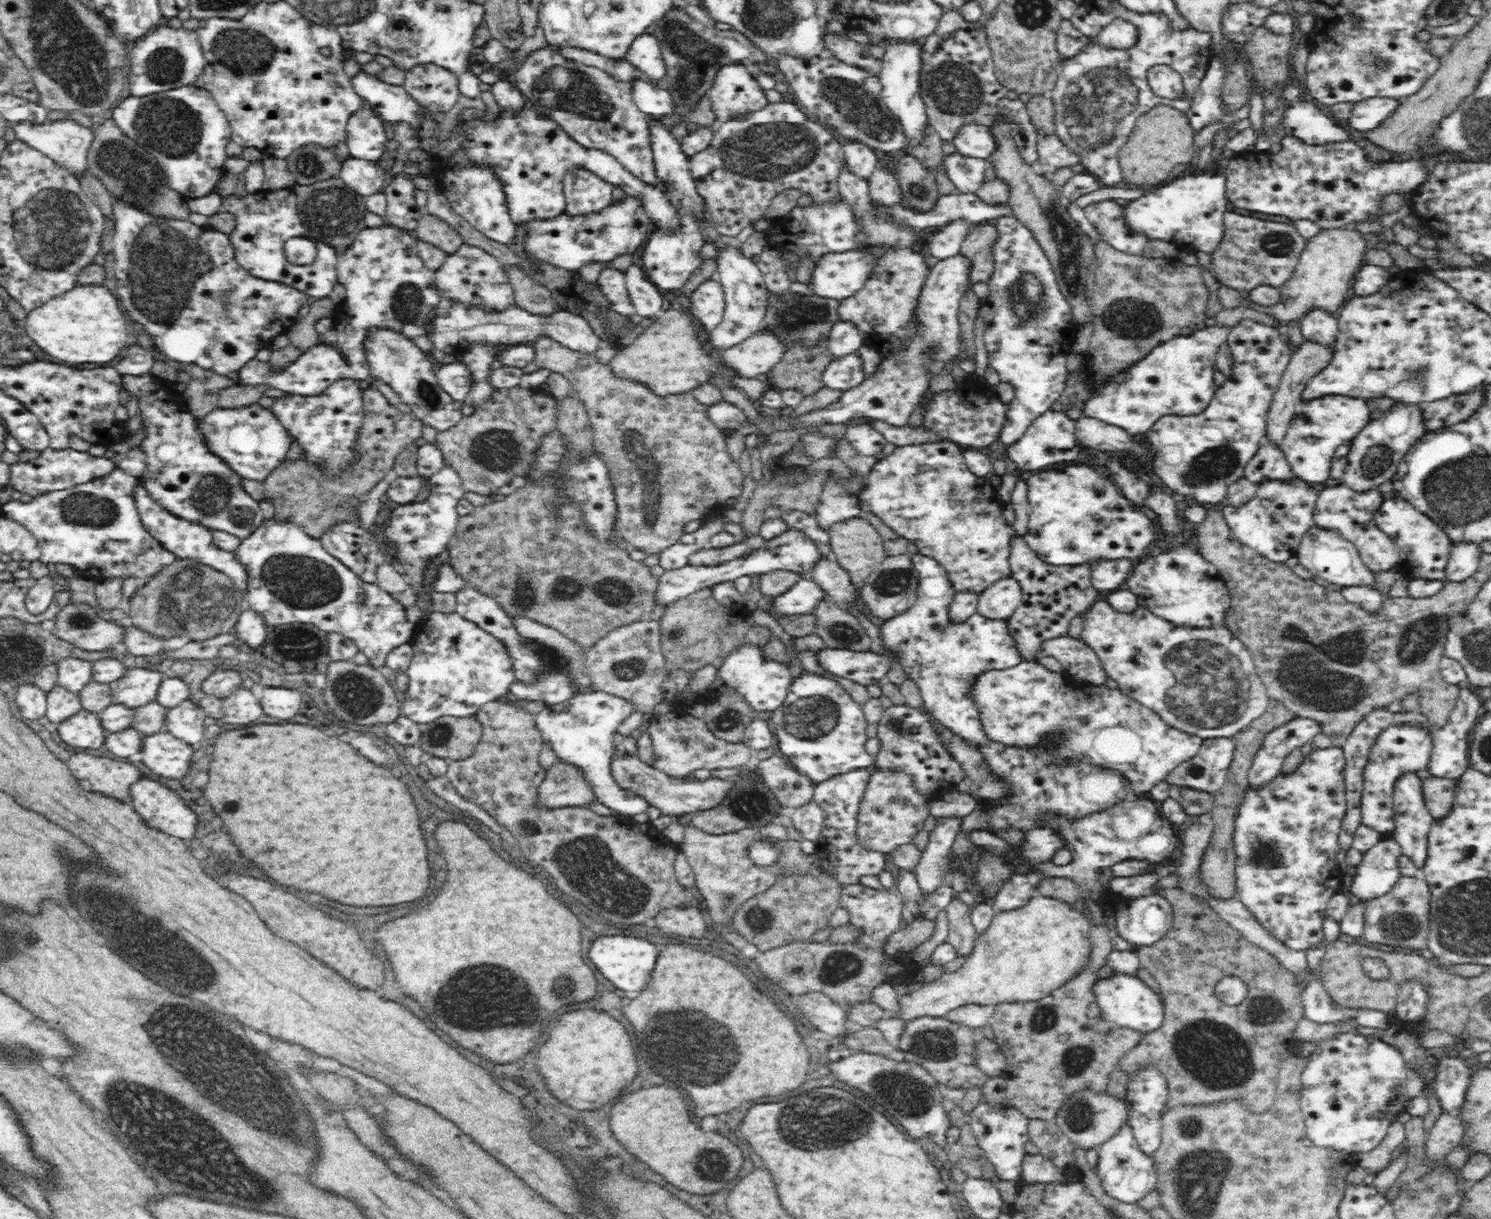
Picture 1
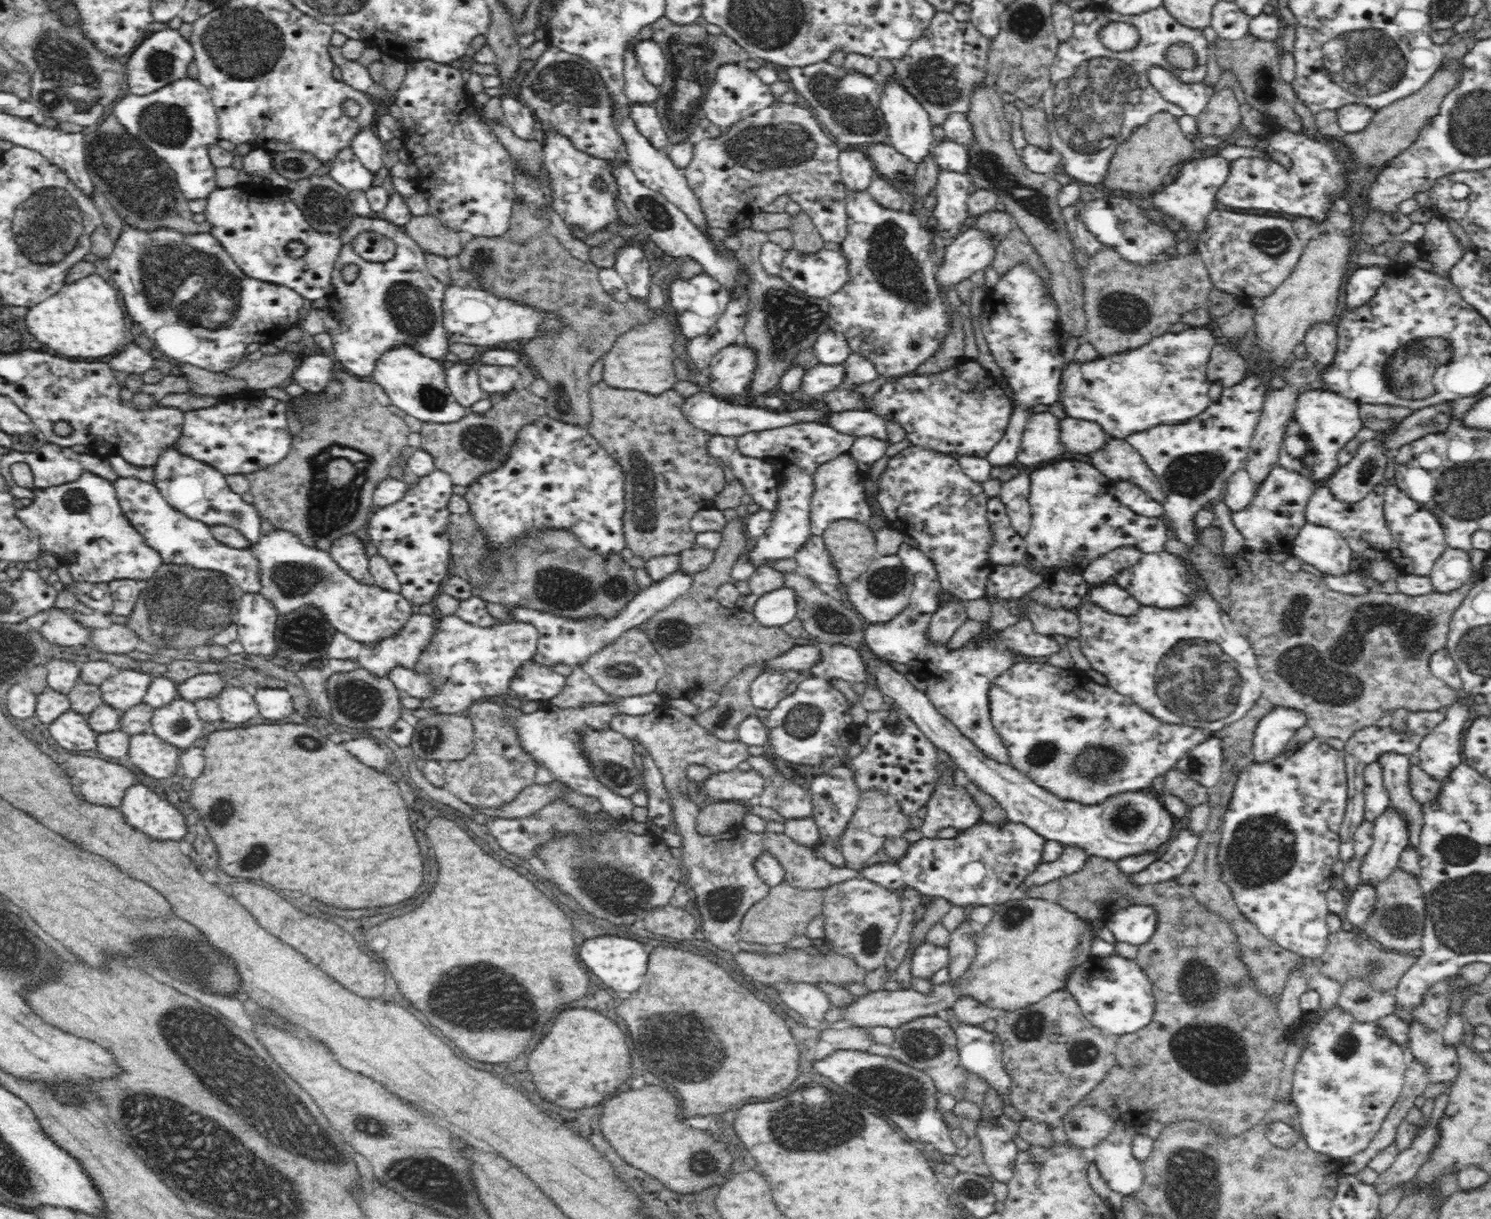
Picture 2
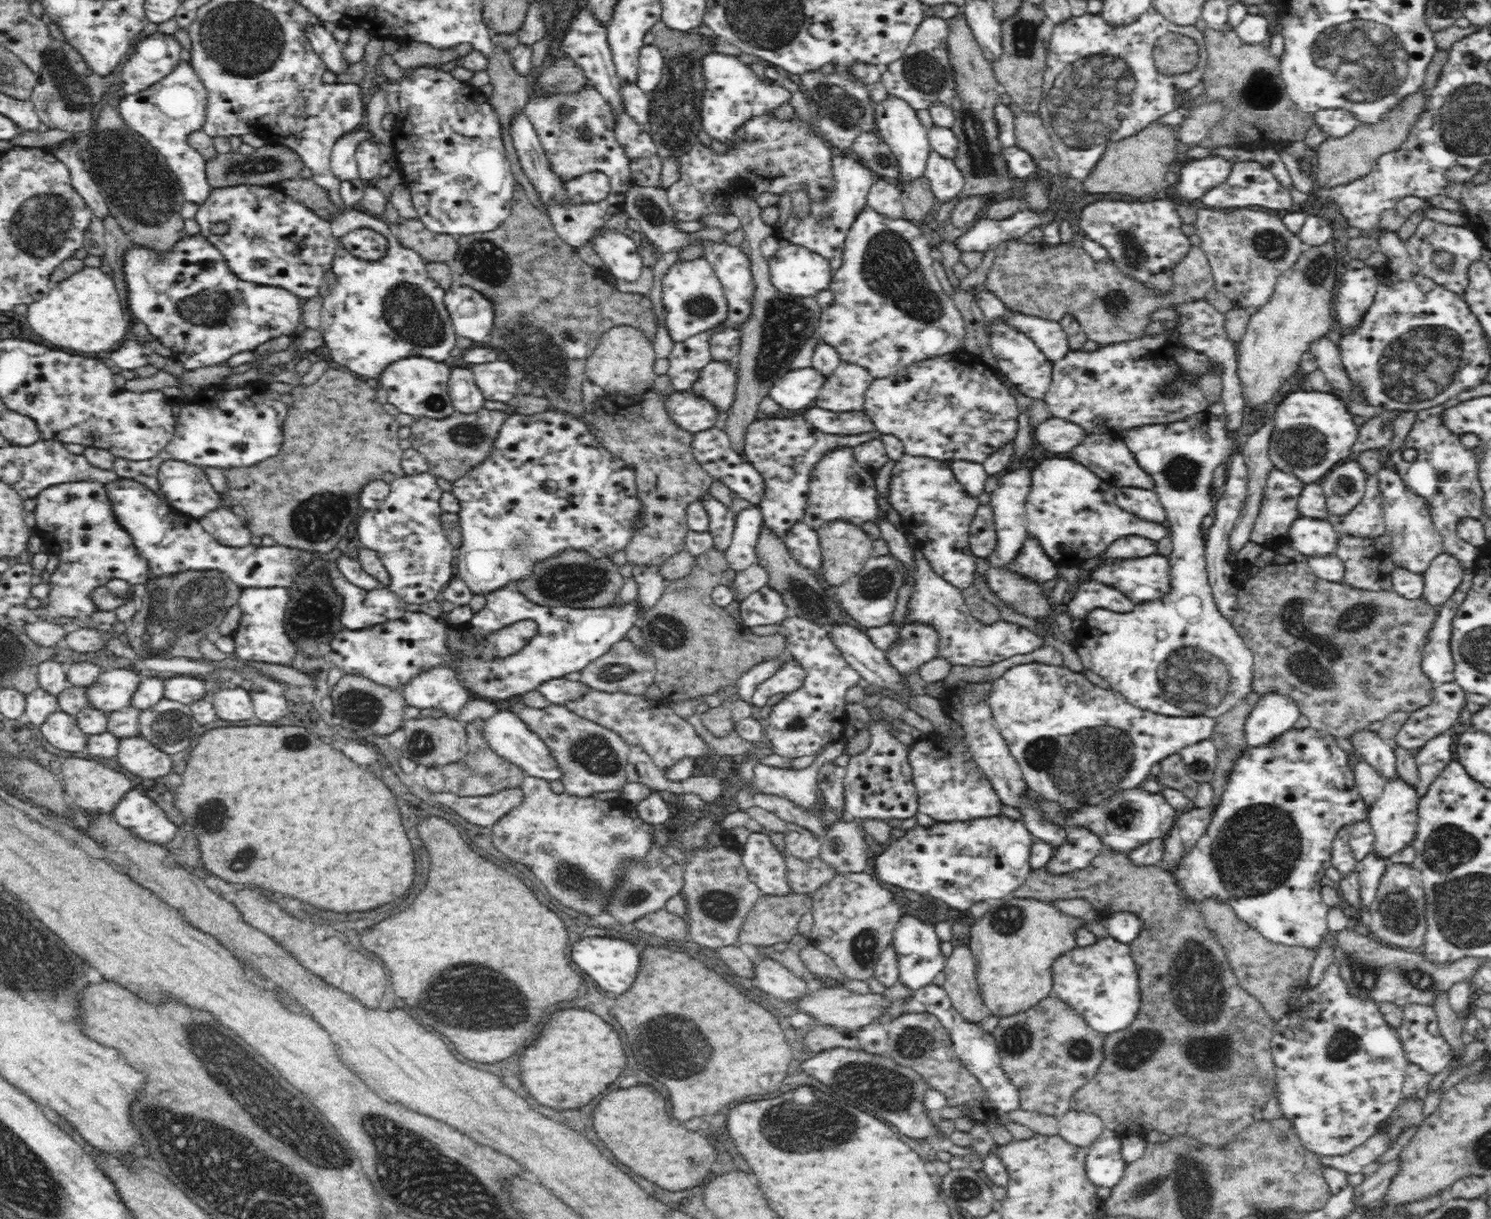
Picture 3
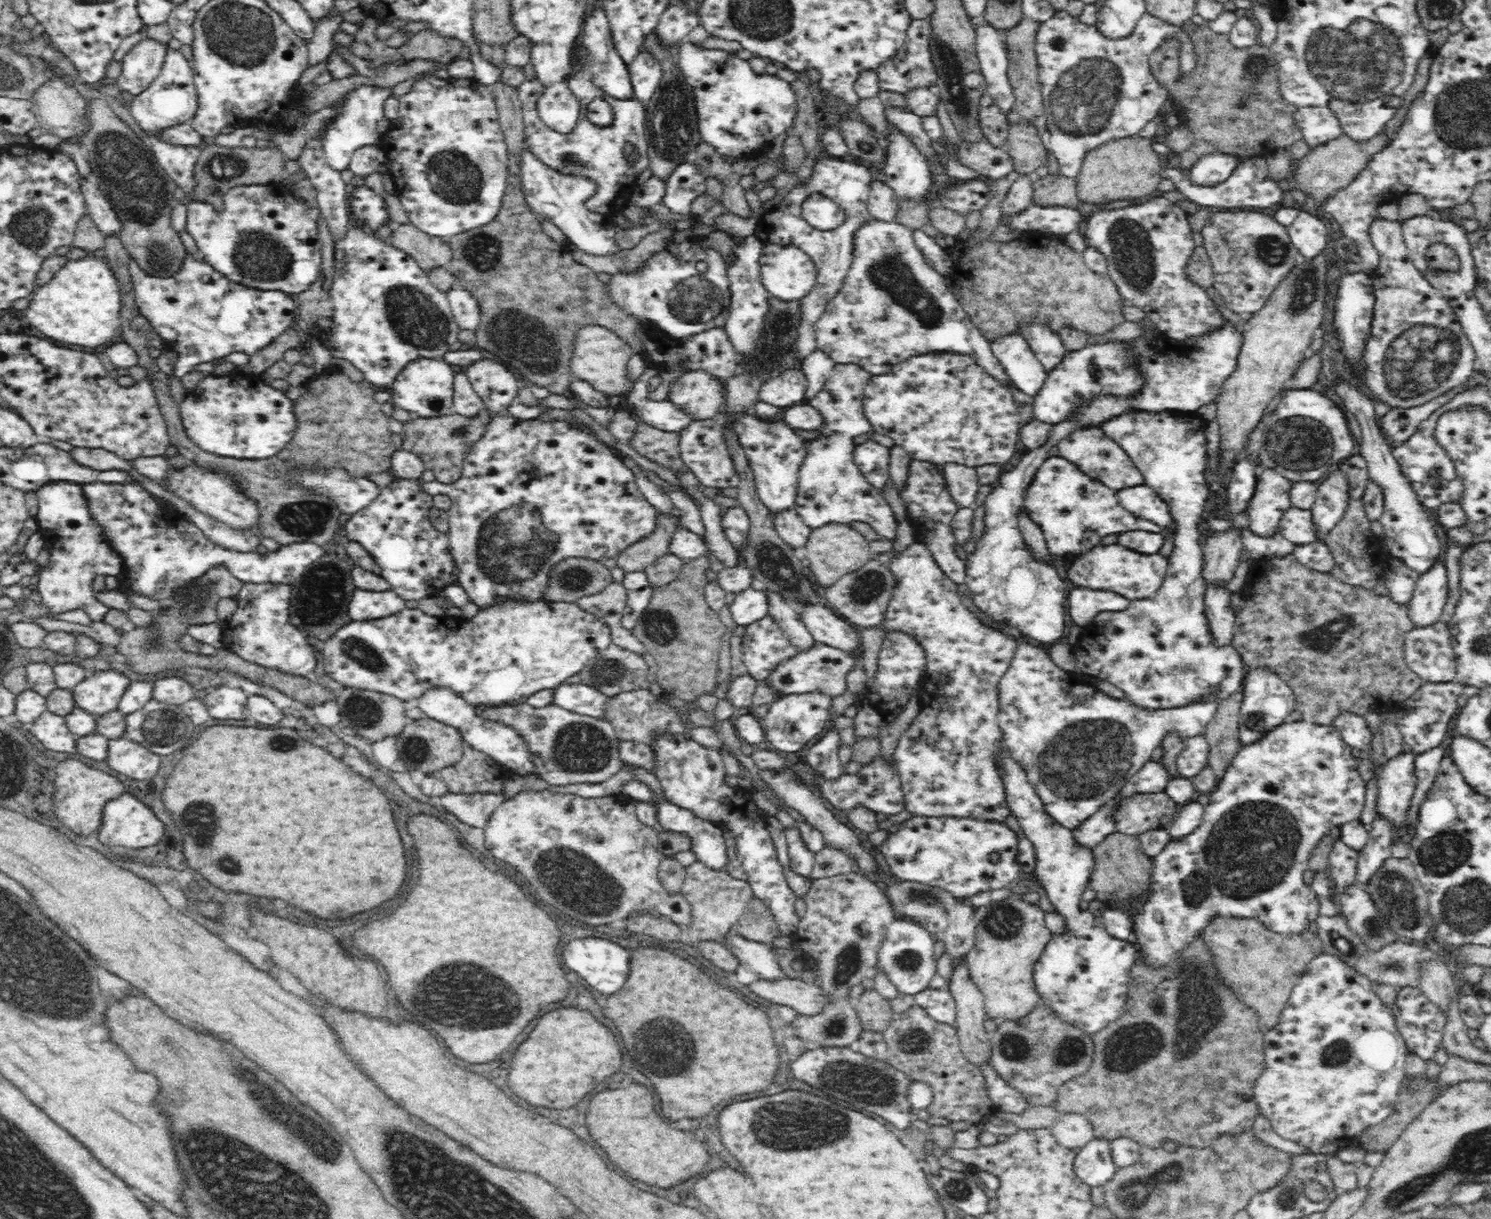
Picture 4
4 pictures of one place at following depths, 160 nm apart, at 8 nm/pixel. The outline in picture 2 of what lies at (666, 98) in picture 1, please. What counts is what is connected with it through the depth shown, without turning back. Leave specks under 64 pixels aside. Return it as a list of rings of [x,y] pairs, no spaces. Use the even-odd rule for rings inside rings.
[[[634,42],[631,48],[628,48],[626,58],[624,58],[624,93],[628,104],[645,104],[653,106],[660,98],[660,89],[656,85],[646,80],[644,71],[637,63],[633,52]]]

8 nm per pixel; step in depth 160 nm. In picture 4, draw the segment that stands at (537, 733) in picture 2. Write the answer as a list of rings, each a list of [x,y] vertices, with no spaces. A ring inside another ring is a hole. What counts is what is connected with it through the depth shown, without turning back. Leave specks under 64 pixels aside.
[[[430,687],[424,691],[414,702],[428,718],[439,720],[440,722],[452,725],[459,729],[465,744],[486,753],[494,761],[503,765],[505,769],[518,775],[537,775],[537,765],[535,764],[530,751],[528,741],[512,728],[512,726],[500,721],[485,719],[481,715],[476,715],[474,706],[462,695],[448,687]]]

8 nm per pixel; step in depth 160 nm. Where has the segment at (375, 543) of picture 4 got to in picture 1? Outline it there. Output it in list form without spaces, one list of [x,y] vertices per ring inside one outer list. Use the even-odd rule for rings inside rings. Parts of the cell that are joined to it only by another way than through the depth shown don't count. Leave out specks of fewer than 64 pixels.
[[[444,465],[436,474],[429,479],[429,496],[422,502],[412,502],[399,505],[392,509],[389,518],[385,520],[384,534],[396,549],[396,558],[402,564],[406,573],[406,580],[418,593],[424,590],[422,572],[428,564],[428,559],[438,556],[447,549],[447,543],[456,534],[459,519],[462,518],[457,511],[459,502],[464,499],[466,489],[462,484],[462,477],[458,471],[450,465]]]

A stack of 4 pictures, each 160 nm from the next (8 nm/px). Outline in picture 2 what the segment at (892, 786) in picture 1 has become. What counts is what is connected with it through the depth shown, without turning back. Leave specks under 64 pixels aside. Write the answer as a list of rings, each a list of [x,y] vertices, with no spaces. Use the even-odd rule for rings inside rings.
[[[870,788],[861,791],[860,802],[844,831],[840,843],[842,843],[842,856],[848,861],[852,869],[862,869],[864,863],[874,854],[878,854],[884,843],[889,839],[902,837],[912,828],[910,815],[904,812],[896,796],[889,794],[880,788]]]

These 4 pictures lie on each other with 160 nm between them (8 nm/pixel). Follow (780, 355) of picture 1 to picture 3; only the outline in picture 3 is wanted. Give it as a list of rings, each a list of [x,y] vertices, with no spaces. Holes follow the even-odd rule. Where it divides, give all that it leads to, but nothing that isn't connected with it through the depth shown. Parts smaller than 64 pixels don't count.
[[[713,360],[700,371],[700,378],[692,391],[712,401],[721,415],[726,414],[736,400],[738,371],[735,360]]]

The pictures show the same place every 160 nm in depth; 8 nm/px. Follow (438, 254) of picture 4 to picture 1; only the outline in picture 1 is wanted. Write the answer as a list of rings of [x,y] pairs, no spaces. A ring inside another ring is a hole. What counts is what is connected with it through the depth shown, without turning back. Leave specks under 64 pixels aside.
[[[424,214],[415,231],[417,237],[434,244],[448,254],[456,252],[456,249],[459,249],[463,244],[460,233],[451,224],[433,214]]]

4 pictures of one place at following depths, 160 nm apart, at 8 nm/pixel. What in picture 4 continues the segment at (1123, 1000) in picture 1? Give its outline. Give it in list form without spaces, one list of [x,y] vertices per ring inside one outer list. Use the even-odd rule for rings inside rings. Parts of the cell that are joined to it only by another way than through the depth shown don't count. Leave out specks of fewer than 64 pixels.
[[[1005,745],[996,748],[993,764],[1000,773],[1008,809],[1016,816],[1021,834],[1036,847],[1034,875],[1039,877],[1055,912],[1064,915],[1068,923],[1068,934],[1054,934],[1054,940],[1044,948],[1044,954],[1036,963],[1035,985],[1041,1003],[1068,1023],[1076,1023],[1089,1035],[1094,1035],[1124,1014],[1137,951],[1132,941],[1112,938],[1081,900],[1093,867],[1092,849],[1076,844],[1072,831],[1051,818],[1044,801]]]

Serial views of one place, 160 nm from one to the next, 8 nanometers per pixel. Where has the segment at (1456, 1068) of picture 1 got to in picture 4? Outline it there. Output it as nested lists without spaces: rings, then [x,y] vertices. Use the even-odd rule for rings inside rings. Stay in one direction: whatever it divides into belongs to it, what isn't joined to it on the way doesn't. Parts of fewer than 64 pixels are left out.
[[[1418,986],[1397,991],[1396,1004],[1391,1008],[1396,1026],[1405,1040],[1408,1052],[1422,1060],[1434,1060],[1436,1052],[1442,1048],[1447,1019],[1438,1007],[1419,989]]]

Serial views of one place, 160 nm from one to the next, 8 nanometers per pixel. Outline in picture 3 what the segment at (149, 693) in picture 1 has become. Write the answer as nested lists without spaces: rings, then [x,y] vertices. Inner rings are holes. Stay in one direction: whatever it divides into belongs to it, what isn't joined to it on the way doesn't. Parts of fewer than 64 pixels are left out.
[[[116,668],[104,671],[98,680],[86,687],[90,706],[105,713],[126,708],[145,675],[139,668]]]

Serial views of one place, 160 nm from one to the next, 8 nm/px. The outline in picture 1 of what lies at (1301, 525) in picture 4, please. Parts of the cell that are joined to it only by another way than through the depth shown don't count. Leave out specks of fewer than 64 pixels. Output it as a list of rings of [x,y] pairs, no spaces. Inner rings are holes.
[[[1315,525],[1302,536],[1296,557],[1300,561],[1299,564],[1313,576],[1318,576],[1330,584],[1337,584],[1339,588],[1367,586],[1376,589],[1377,574],[1364,565],[1356,545],[1347,541],[1339,532]]]

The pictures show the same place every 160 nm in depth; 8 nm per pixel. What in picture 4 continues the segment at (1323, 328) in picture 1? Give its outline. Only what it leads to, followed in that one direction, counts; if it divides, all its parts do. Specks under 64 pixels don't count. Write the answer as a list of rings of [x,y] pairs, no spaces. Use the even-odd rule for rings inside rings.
[[[1336,380],[1334,390],[1344,400],[1344,406],[1360,423],[1362,442],[1357,453],[1367,460],[1369,478],[1376,482],[1383,491],[1384,506],[1379,521],[1385,530],[1384,556],[1399,559],[1405,566],[1420,574],[1428,572],[1440,558],[1443,544],[1438,539],[1438,533],[1432,524],[1430,514],[1425,510],[1415,488],[1412,488],[1412,485],[1406,480],[1396,457],[1392,454],[1390,443],[1378,428],[1379,420],[1374,410],[1377,403],[1350,380]]]

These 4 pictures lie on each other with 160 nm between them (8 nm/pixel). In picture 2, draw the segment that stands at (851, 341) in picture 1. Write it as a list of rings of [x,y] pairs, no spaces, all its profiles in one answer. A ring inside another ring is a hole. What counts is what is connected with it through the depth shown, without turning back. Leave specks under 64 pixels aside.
[[[834,329],[825,330],[818,338],[813,350],[820,363],[840,364],[853,354],[846,335]]]

